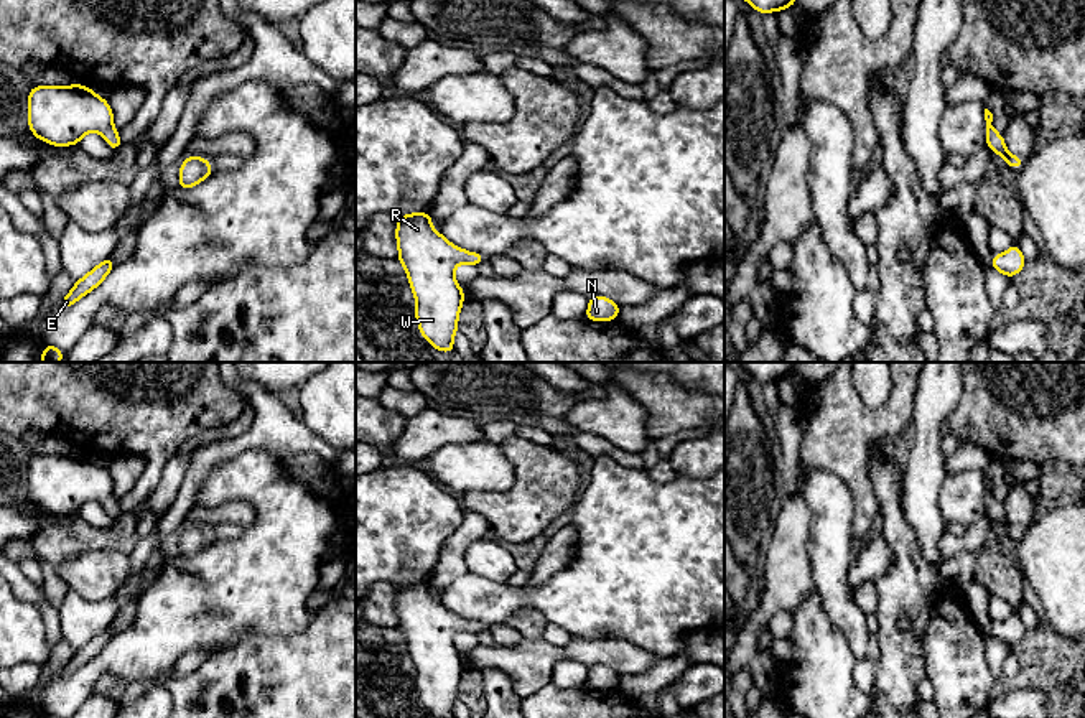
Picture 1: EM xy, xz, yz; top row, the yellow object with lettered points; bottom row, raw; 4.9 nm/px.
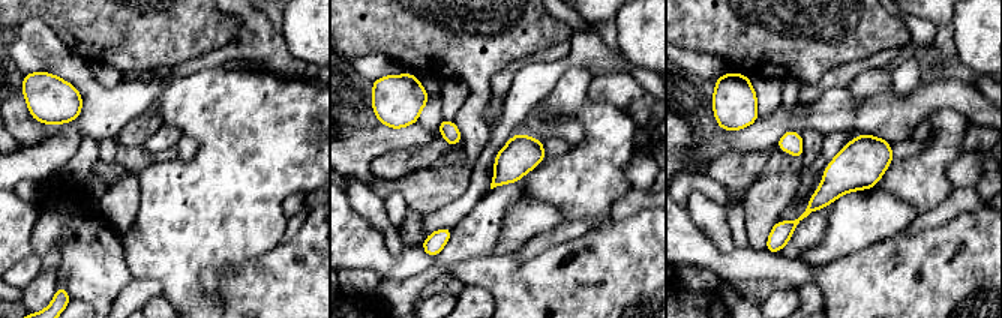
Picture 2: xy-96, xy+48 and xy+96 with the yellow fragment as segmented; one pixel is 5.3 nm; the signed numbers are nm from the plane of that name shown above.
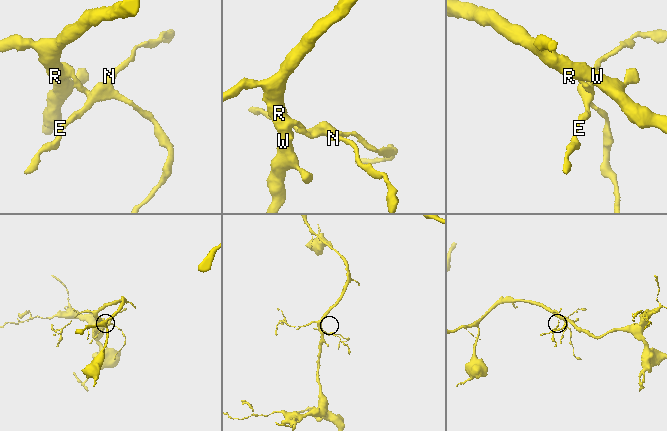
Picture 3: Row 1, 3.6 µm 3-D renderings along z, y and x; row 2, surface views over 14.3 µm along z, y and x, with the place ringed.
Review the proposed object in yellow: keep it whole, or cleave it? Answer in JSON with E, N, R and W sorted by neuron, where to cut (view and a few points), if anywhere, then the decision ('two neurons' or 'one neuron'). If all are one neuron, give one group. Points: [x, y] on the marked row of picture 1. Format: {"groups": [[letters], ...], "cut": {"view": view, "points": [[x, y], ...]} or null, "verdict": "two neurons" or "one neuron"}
{"groups": [["E", "N", "R", "W"]], "cut": null, "verdict": "one neuron"}

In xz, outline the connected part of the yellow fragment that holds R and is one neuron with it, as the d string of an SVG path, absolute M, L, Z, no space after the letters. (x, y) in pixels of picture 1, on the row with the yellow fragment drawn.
M430 212L397 216L395 224L397 260L415 295L418 329L436 351L453 352L458 316L466 298L454 278L454 267L477 267L486 257L448 242L433 229Z

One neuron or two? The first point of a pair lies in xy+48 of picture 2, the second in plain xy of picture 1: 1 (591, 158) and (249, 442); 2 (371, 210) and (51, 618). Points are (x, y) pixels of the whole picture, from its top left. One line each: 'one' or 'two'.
1: two
2: two

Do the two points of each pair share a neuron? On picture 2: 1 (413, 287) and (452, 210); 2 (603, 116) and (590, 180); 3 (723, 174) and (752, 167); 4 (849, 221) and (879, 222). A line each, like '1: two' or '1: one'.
1: two
2: one
3: one
4: one

